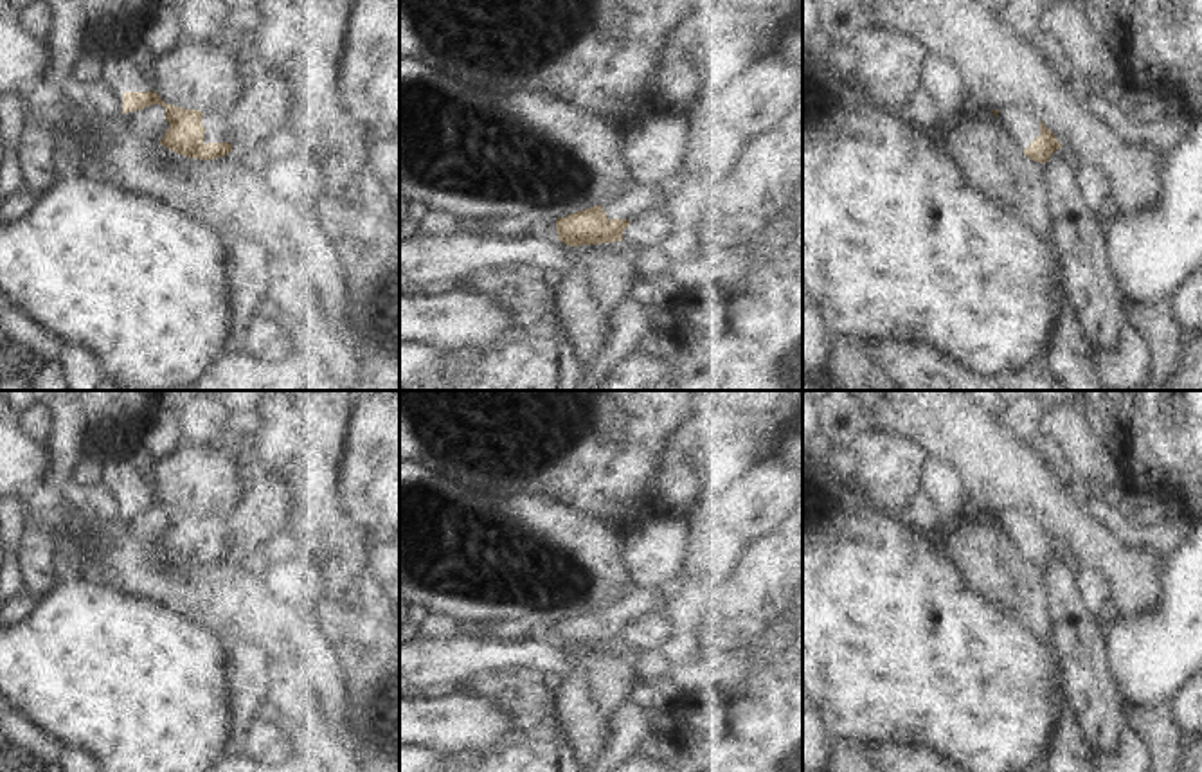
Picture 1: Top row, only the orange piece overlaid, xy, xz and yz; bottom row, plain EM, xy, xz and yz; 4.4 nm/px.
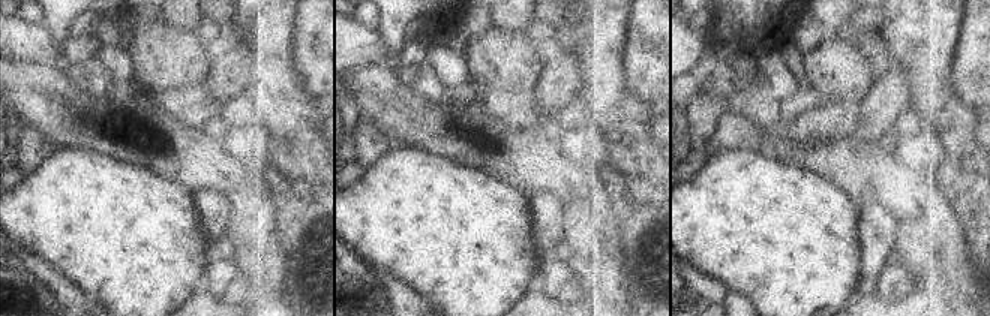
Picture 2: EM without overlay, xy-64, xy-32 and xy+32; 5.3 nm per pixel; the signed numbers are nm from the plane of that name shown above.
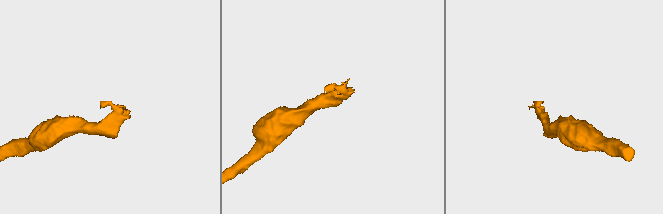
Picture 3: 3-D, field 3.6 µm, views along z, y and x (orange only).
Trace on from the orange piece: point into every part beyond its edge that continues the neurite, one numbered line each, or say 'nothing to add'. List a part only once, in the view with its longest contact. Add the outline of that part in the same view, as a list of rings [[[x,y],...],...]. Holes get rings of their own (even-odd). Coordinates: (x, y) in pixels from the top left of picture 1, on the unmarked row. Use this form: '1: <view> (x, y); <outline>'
1: xy (256, 528); [[[270,484],[257,509],[250,507],[234,518],[203,515],[203,545],[229,545],[232,552],[245,545],[274,549],[274,536],[284,513],[283,493]]]

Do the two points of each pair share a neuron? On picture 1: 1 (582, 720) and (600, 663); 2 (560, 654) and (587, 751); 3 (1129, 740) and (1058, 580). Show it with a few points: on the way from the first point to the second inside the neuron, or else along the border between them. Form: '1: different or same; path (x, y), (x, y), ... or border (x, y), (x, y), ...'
1: same; path (583, 706), (585, 697), (600, 677)
2: different; border (574, 657), (562, 679)
3: different; border (1125, 724), (1118, 742), (1109, 751), (1093, 751)

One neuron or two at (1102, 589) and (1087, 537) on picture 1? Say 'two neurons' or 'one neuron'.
two neurons

